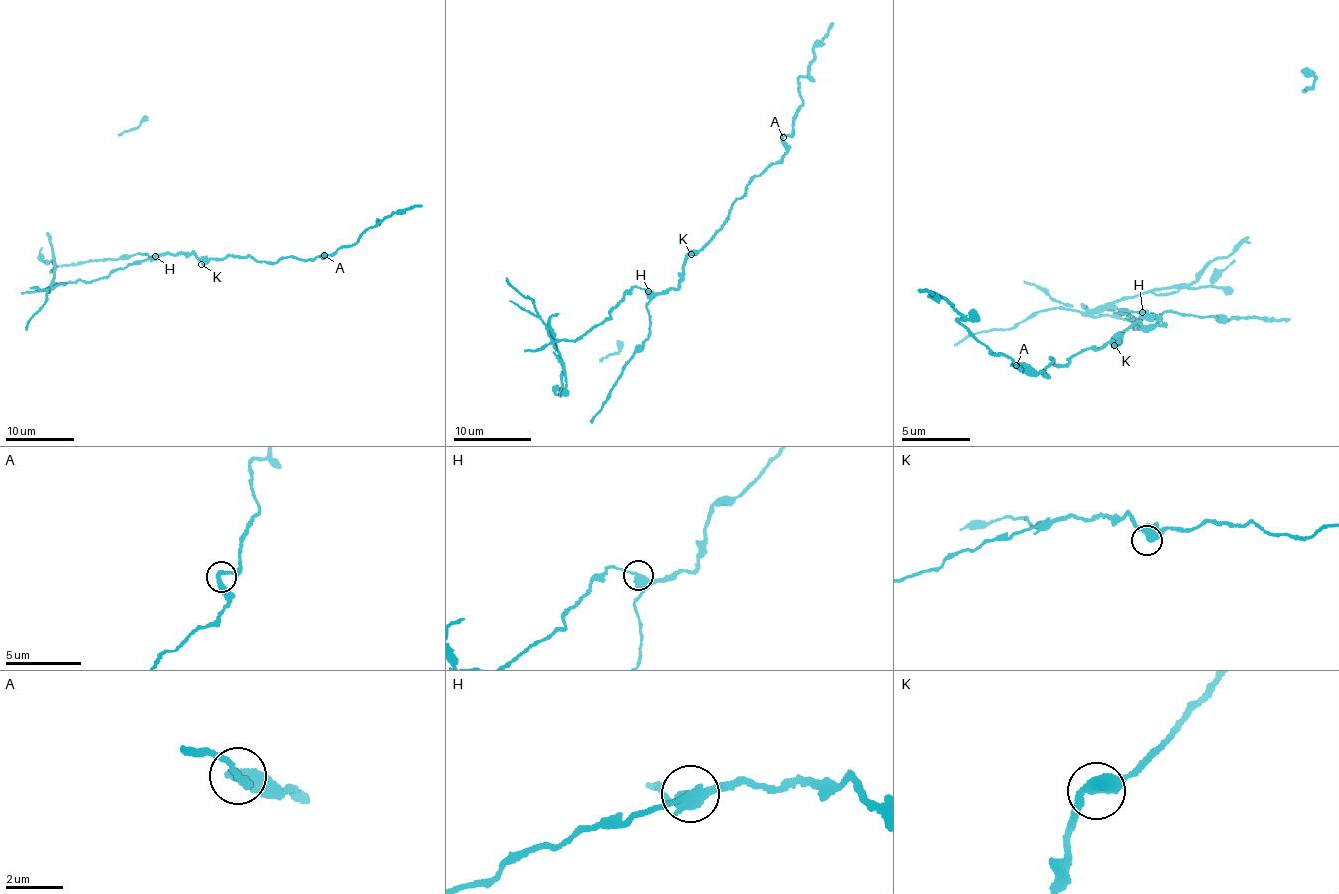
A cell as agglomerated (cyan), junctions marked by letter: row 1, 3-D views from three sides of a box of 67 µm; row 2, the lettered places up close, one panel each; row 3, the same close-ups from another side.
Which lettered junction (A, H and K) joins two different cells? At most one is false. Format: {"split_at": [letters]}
{"split_at": ["H"]}

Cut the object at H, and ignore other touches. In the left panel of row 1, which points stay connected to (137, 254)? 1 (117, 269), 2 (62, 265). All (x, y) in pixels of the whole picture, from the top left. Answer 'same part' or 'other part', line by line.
1: other part
2: same part

